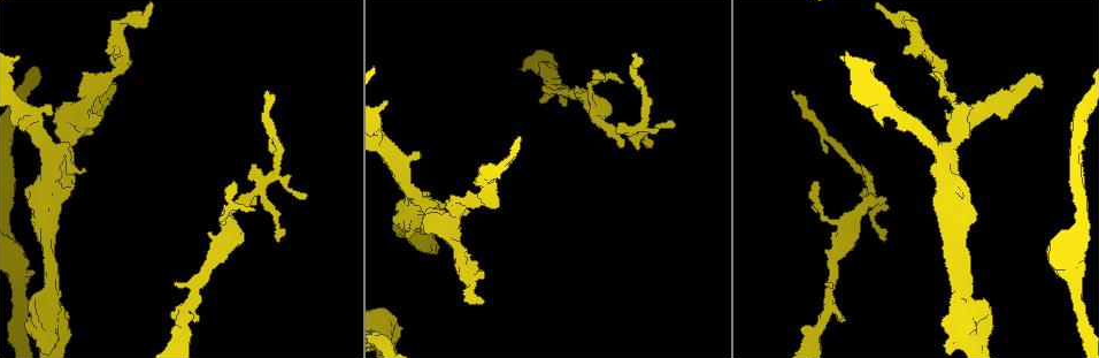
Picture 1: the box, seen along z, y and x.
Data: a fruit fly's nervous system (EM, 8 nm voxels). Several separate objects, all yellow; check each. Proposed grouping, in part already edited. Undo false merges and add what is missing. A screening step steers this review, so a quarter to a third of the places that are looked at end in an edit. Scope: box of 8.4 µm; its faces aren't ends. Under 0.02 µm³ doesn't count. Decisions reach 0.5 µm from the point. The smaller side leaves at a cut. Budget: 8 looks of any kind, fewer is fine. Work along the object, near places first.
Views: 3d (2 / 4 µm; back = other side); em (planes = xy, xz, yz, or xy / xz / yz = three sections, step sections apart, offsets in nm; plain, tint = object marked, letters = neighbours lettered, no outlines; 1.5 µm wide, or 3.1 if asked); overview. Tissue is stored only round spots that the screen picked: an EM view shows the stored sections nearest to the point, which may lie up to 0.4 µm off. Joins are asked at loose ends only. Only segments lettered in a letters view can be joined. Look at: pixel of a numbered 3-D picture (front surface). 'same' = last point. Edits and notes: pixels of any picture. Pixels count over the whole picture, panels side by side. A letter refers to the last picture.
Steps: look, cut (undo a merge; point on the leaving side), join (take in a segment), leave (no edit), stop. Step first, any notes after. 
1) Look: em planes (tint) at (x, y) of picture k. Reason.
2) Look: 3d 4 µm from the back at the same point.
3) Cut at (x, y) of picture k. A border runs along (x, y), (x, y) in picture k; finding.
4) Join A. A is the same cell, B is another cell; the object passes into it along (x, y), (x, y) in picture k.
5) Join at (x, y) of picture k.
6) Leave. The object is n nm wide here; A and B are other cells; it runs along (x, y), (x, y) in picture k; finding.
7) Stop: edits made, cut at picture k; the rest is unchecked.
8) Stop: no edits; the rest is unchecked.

Look: em xy step 4 (letters) at (278, 238) of picture 1. Branch stops here.

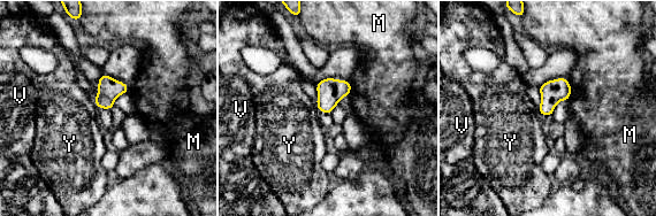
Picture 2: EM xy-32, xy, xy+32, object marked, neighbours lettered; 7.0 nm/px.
Leave. M, V and Y are other cells; none of them fits.

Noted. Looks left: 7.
Look: em xz step 4 (tint) at (915, 27) of picture 1.

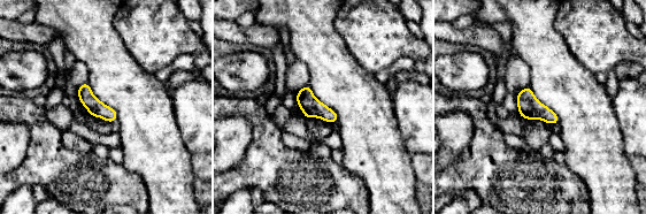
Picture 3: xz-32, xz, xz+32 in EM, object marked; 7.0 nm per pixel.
Look: em planes (letters) at the same point. Another direction.

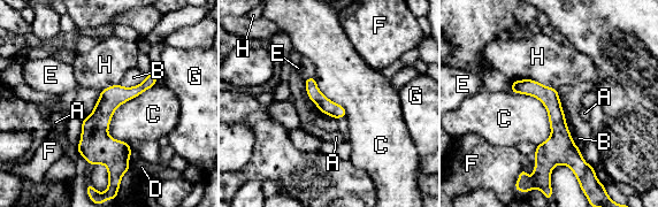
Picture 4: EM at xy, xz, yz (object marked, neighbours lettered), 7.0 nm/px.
Leave. The object is 100 nm wide here; A, B, C, D, E, F, G and H are other cells; a border runs along (157, 83), (116, 108), (112, 138) in picture 4; one neuron here.

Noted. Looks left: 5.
Look: 3d 2 µm at (633, 55) of picture 1. Tapers out.

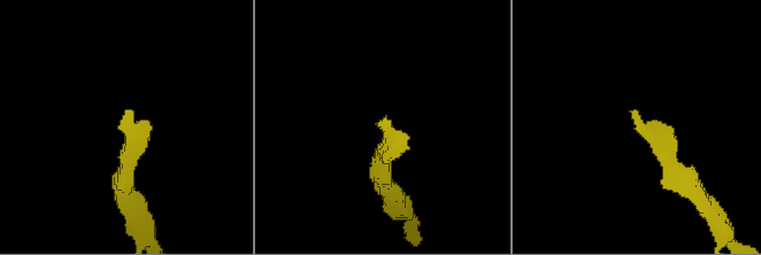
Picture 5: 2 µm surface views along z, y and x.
Look: em planes (tint) at (386, 116) of picture 5. Need the tissue.

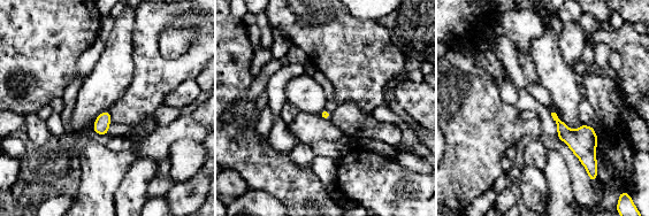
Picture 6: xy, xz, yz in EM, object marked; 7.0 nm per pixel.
Look: em planes (letters) at the same point. See the neighbours.

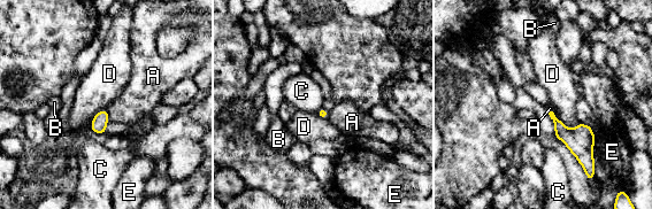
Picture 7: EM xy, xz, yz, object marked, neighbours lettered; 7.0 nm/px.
Leave. A, B, C, D and E are other cells; none of them fits.

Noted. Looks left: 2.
Stop: no edits; the rest is unchecked.

